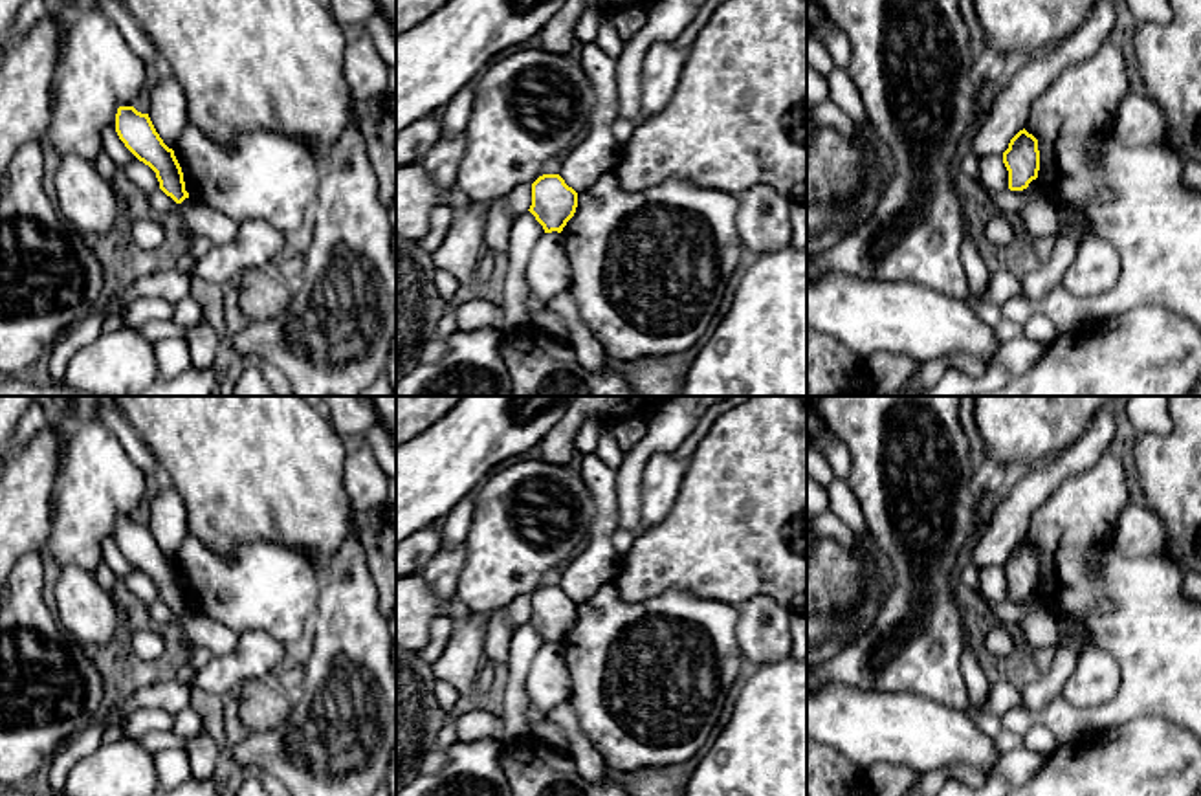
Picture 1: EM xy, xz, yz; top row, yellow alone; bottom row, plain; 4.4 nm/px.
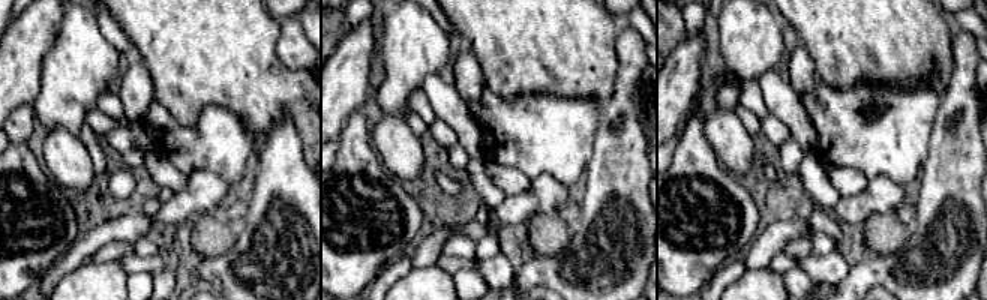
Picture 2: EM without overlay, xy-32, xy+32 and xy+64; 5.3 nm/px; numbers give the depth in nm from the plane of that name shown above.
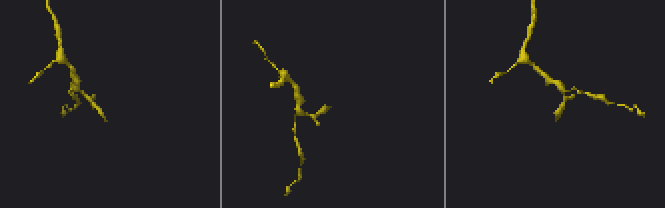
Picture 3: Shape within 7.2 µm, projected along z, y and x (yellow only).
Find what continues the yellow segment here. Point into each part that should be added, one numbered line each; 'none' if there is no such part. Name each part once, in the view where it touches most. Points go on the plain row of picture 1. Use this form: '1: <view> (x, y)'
none

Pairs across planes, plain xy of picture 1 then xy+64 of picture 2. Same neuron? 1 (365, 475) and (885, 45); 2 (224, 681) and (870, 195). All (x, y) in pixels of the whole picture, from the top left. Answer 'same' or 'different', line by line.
1: different
2: same

